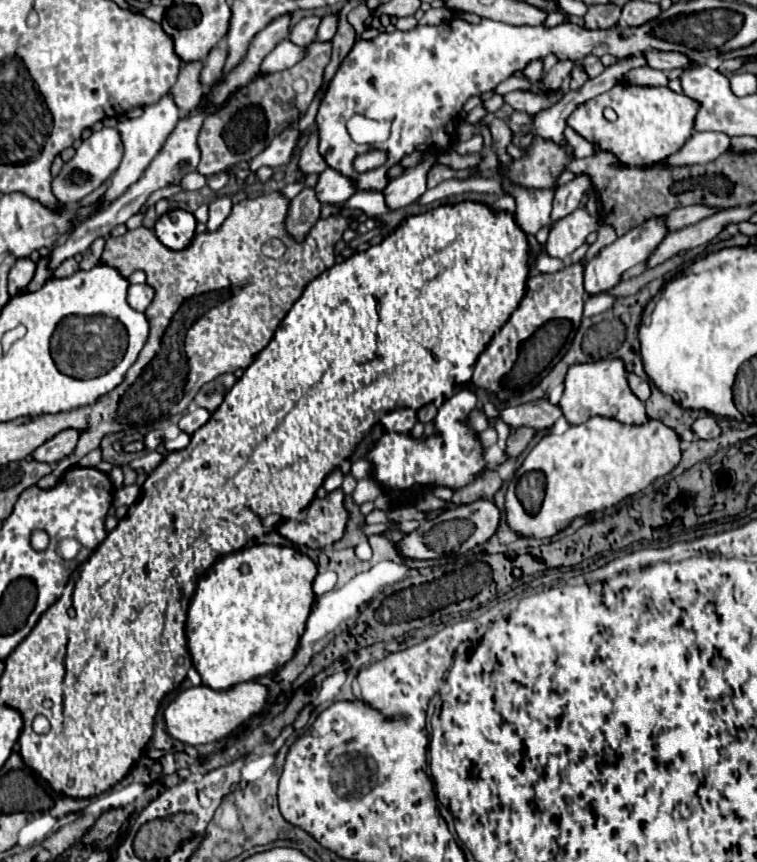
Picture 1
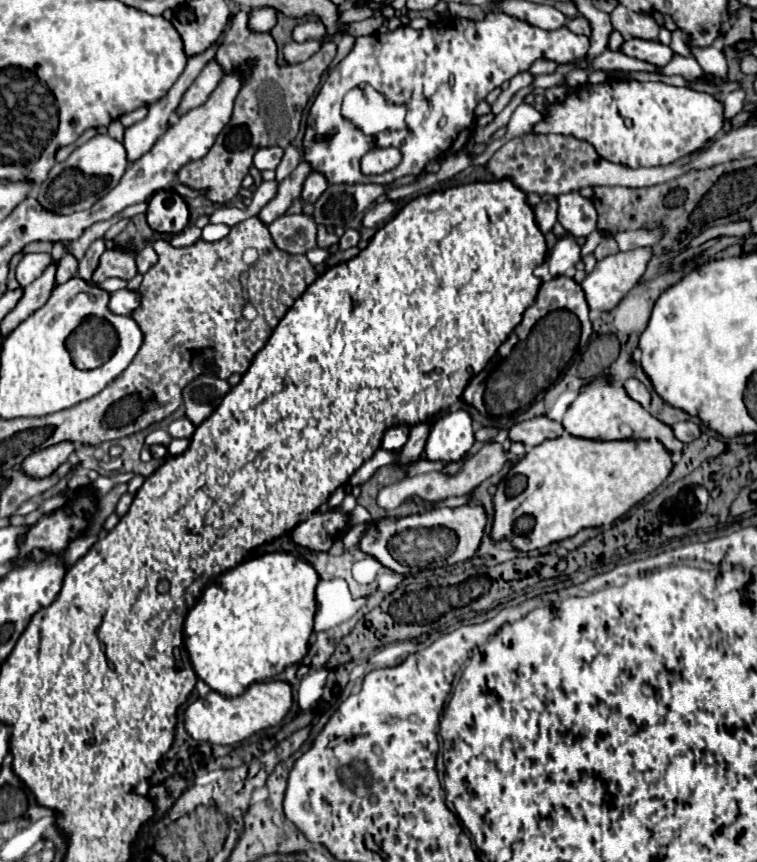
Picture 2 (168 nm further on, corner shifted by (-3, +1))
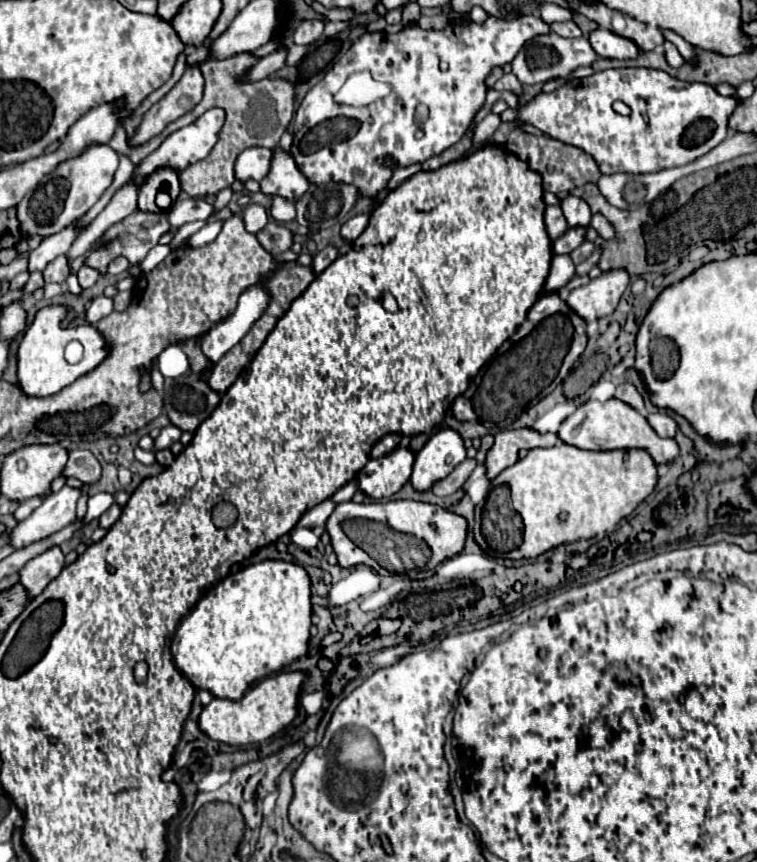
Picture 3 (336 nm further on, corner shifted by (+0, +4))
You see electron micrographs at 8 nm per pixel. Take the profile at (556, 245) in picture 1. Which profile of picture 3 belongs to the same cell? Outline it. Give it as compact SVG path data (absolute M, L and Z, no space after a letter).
M553 255L551 259L551 269L545 281L545 289L551 291L559 291L563 285L567 285L567 281L575 275L575 265L571 261L571 255Z

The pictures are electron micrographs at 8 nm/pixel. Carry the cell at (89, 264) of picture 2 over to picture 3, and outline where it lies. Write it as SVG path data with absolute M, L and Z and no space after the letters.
M81 265L81 269L77 271L77 277L79 277L81 287L91 287L91 285L95 285L99 273L97 273L97 269L89 269L89 265Z

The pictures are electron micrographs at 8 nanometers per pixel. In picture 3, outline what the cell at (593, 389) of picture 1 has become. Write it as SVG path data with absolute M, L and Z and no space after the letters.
M589 399L581 403L575 413L571 413L559 427L559 439L581 447L581 449L595 449L595 451L607 451L607 449L645 449L655 463L669 463L679 455L679 447L675 439L663 439L655 433L655 429L649 425L649 421L635 411L631 405L625 405L619 399L609 399L605 403Z

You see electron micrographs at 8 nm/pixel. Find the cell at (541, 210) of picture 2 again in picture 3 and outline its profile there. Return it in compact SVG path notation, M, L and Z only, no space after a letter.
M547 205L545 207L545 225L547 225L547 233L553 241L559 239L569 229L559 205Z

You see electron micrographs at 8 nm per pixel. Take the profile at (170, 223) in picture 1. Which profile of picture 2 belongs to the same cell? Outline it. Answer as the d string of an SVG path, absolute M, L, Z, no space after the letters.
M174 190L154 192L152 198L148 200L146 220L148 220L148 226L156 232L178 234L186 228L188 218L190 218L188 204Z

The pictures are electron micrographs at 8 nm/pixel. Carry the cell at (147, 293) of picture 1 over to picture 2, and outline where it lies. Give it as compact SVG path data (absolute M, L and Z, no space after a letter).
M116 290L110 294L108 300L108 308L114 314L124 314L130 316L140 304L140 294L138 292L130 292L130 290Z

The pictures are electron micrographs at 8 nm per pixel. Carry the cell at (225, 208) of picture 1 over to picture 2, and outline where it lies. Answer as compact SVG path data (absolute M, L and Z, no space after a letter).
M208 224L206 228L202 228L202 240L204 242L218 242L224 236L228 236L230 228L226 224Z

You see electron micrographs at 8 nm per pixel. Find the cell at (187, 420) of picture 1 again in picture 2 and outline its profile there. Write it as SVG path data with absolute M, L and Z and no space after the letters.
M184 418L174 420L174 422L168 426L168 434L170 434L172 438L192 438L192 434L194 434L194 424L192 424L190 420L184 420Z

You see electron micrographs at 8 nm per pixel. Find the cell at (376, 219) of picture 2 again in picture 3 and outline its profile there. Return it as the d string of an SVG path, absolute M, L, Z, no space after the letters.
M369 213L355 215L355 217L351 217L351 219L341 227L341 235L343 235L347 241L355 241L355 239L363 233L363 229L367 227L367 223L369 223Z

